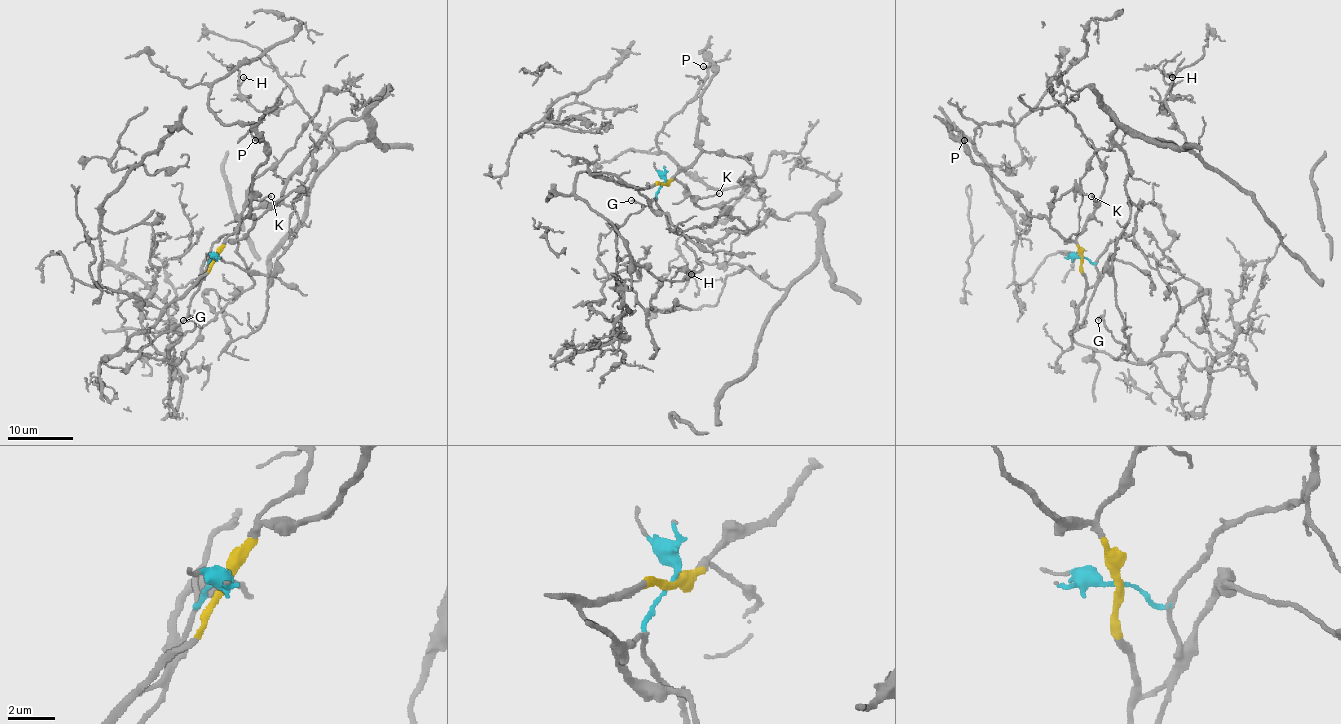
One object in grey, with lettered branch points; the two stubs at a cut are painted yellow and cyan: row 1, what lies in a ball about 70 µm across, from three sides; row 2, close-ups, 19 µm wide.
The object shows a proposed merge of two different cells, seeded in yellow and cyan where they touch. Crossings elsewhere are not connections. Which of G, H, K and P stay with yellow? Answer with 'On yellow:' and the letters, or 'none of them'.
On yellow: G, K, P

